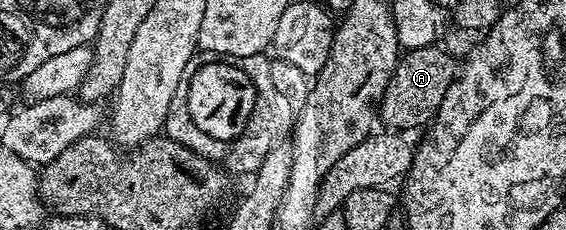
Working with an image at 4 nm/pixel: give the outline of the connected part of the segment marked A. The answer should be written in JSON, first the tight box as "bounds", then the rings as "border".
{"bounds":[379,46,459,130],"border":[[[441,46],[414,48],[406,51],[397,62],[385,99],[379,105],[379,120],[389,130],[413,130],[432,123],[439,106],[452,86],[459,71],[458,61]]]}

